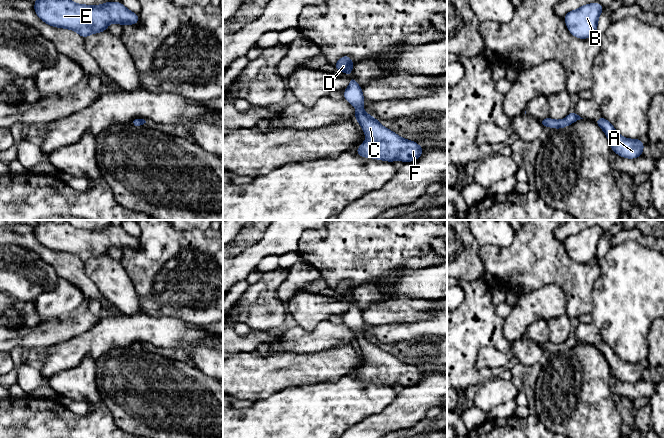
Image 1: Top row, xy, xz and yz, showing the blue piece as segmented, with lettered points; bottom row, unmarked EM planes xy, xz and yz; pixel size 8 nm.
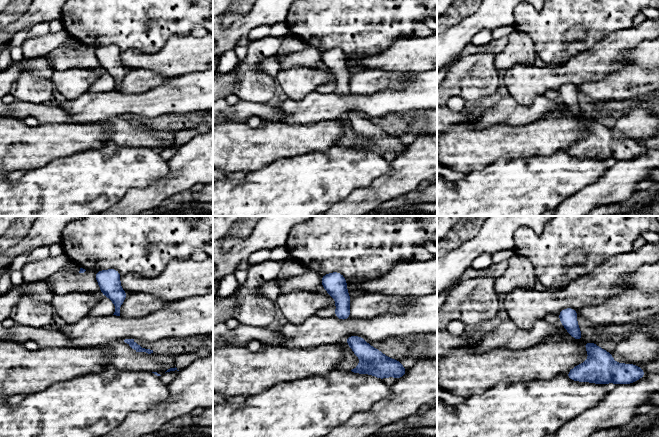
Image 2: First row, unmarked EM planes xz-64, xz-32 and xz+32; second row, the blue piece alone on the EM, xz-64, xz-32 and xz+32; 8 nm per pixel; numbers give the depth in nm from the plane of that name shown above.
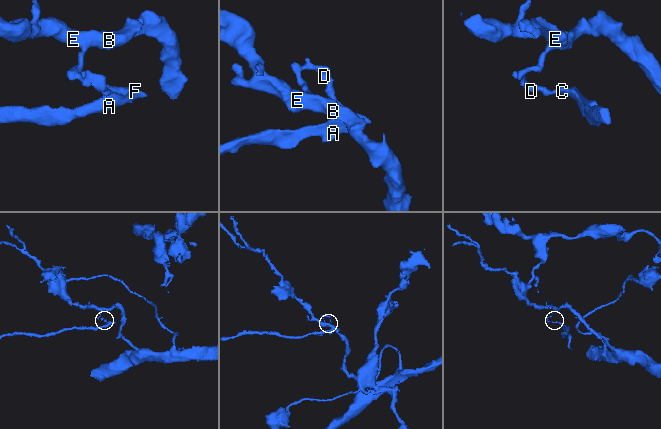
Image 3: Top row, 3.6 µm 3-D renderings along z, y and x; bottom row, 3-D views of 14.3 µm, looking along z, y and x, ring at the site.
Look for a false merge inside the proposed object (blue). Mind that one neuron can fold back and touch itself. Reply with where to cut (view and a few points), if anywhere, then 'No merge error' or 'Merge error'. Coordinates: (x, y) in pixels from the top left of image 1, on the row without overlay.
No split. No merge error

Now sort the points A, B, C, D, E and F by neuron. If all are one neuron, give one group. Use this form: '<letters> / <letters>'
A B C D E F

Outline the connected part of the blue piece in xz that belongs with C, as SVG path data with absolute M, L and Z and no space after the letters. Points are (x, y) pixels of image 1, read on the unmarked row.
M350 300L350 309L344 314L346 325L356 331L355 344L361 349L367 361L355 375L364 382L394 386L401 384L403 387L417 384L424 375L415 365L406 364L382 350L376 342L367 338L362 332L364 320L362 312Z

